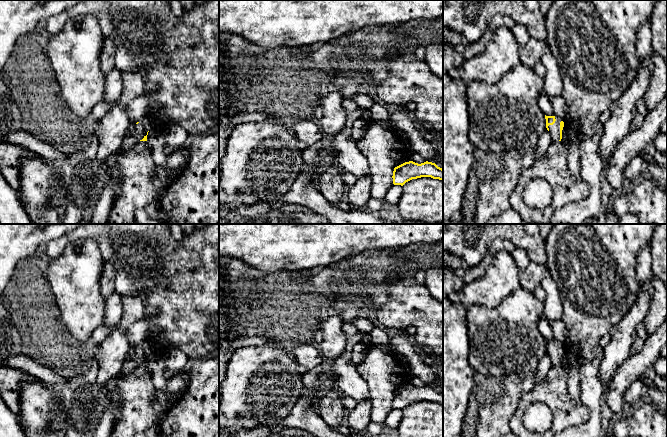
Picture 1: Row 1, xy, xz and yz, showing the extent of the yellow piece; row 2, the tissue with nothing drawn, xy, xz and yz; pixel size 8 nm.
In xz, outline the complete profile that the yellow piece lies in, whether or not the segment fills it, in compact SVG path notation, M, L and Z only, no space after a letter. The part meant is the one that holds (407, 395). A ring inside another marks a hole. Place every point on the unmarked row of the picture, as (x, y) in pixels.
M409 385L395 391L392 400L393 408L401 410L412 403L421 401L443 404L443 393L428 385L421 388Z

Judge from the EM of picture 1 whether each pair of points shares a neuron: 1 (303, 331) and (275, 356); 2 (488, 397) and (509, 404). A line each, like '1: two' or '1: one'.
1: two
2: two

